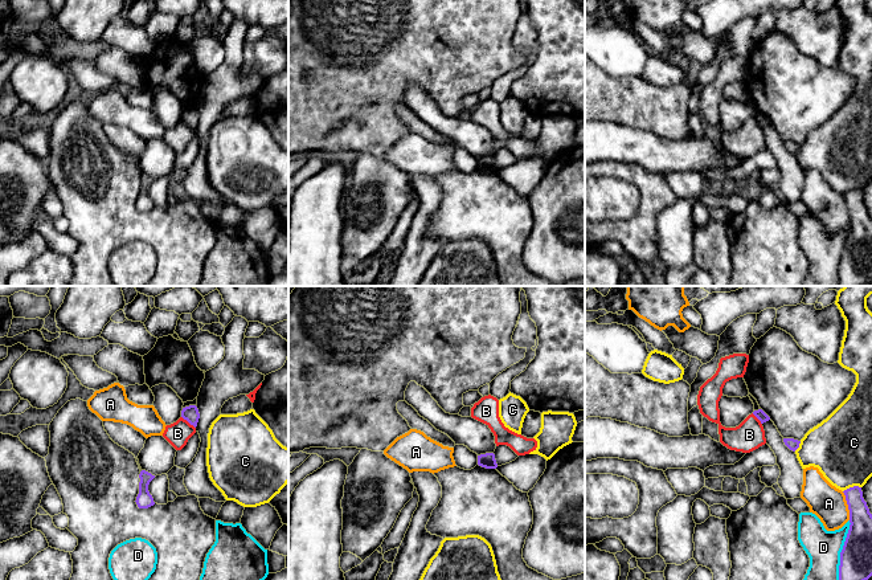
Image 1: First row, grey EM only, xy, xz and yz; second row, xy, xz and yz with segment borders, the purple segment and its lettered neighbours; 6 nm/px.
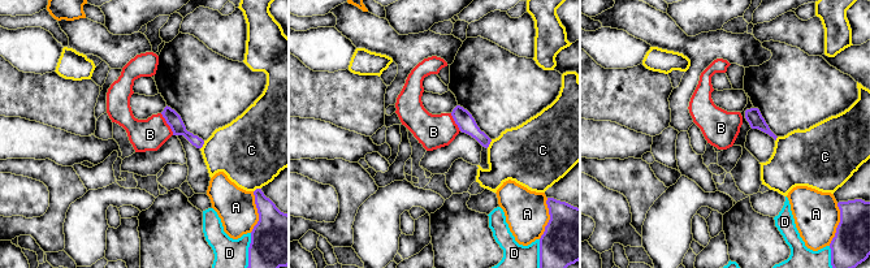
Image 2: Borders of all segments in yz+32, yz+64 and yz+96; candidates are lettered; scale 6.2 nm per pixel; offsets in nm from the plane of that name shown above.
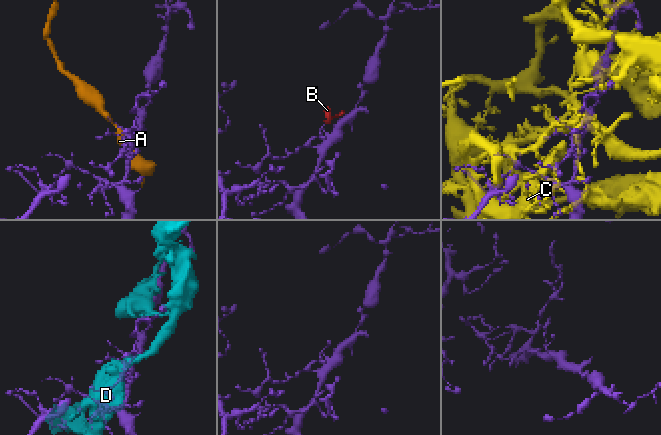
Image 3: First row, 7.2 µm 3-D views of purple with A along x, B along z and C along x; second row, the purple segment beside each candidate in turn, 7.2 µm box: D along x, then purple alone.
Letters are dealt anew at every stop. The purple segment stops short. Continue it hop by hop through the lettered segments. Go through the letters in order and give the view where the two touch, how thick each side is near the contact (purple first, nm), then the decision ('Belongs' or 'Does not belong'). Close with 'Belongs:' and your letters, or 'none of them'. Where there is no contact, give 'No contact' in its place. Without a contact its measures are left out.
A: Touches purple in yz. Thickness 170 nm (purple) against 220 nm. Does not belong
B: Touches purple in xy. Thickness 100 nm (purple) against 140 nm. Does not belong
C: Touches purple in yz. Thickness 140 nm (purple) against 380 nm. Does not belong
D: Touches purple in yz. Thickness 190 nm (purple) against 220 nm. Does not belong
Belongs: none of them

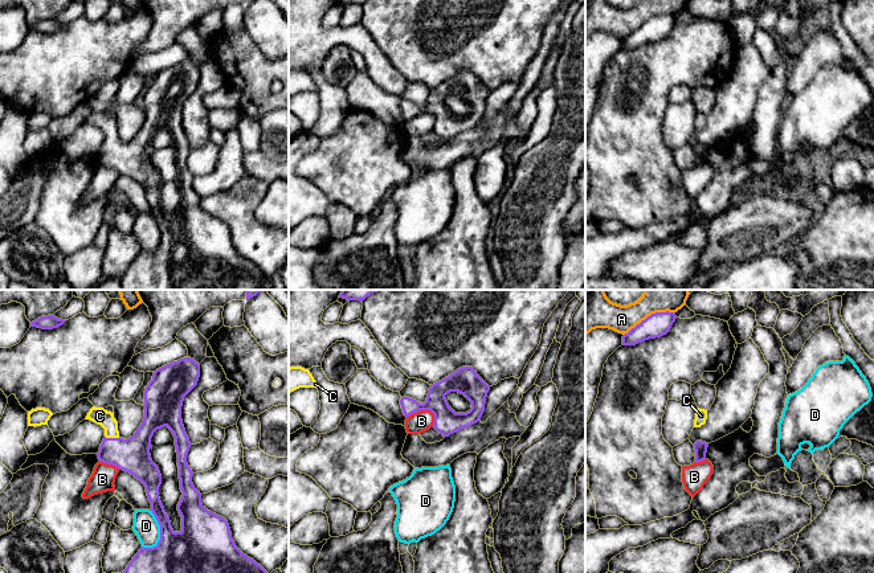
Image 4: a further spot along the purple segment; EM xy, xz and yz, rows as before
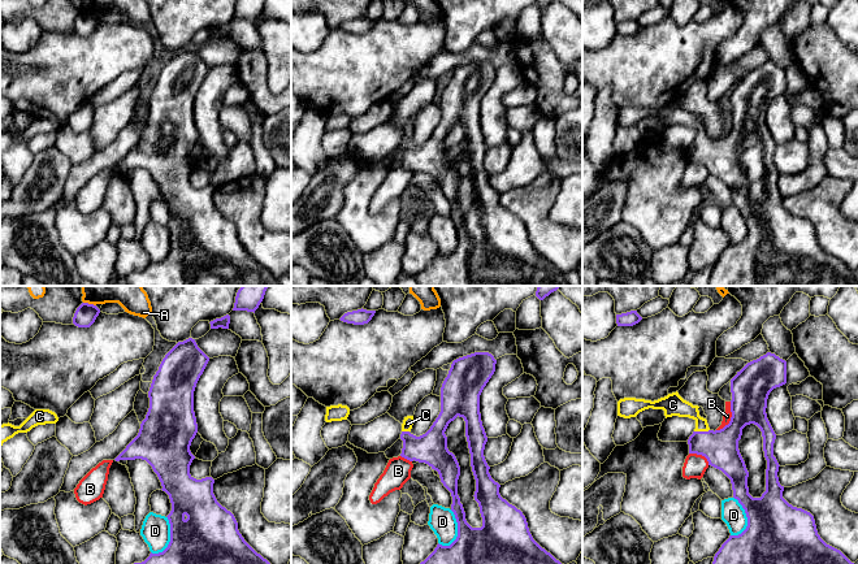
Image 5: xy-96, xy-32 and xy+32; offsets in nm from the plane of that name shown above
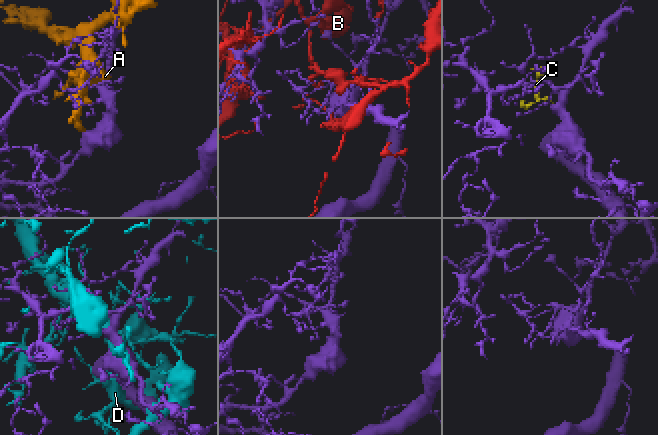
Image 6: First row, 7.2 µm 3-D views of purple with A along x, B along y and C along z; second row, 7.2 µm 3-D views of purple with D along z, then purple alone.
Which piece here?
A: Touches purple in yz. Thickness 150 nm (purple) against 260 nm. Does not belong
B: Touches purple in xz. Thickness 160 nm (purple) against 130 nm. Does not belong
C: Touches purple in xy. Thickness 220 nm (purple) against 100 nm. Belongs
D: Touches purple in xy. Thickness 300 nm (purple) against 150 nm. Does not belong
Belongs: C

